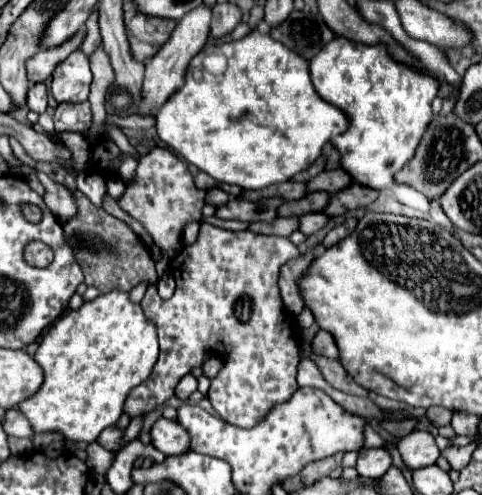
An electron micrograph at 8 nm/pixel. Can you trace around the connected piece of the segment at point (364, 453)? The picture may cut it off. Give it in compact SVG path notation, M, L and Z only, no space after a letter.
M362 449L358 453L356 461L356 471L362 477L372 477L380 479L392 465L392 457L388 455L386 449Z

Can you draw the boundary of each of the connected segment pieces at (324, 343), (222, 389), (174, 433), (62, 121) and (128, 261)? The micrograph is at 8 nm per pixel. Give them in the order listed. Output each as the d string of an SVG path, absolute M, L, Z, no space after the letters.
M318 331L316 333L316 337L312 339L312 349L314 349L316 355L324 355L324 357L332 357L332 359L338 357L336 341L328 331Z
M202 223L196 243L184 247L168 263L168 269L176 279L174 295L170 299L160 299L156 285L152 284L142 299L146 317L158 327L160 357L148 381L130 391L124 413L134 419L154 411L158 405L164 405L174 395L174 389L184 373L190 373L194 367L202 367L212 355L218 355L224 361L220 373L212 379L208 399L224 421L248 429L256 425L274 403L288 401L290 395L298 389L296 367L300 363L300 337L294 333L294 319L286 315L286 307L282 305L278 277L280 267L286 261L298 257L300 251L288 237L260 235L250 231L226 231L210 223Z
M160 417L152 425L150 437L152 437L152 445L164 455L182 455L188 451L188 445L190 445L190 439L184 427L164 417Z
M78 103L78 105L58 105L56 107L56 115L54 115L54 123L56 123L56 131L64 133L64 131L76 131L76 133L84 133L88 131L92 121L92 113L90 113L90 103Z
M70 191L78 213L62 223L66 243L70 245L82 273L86 277L88 287L98 287L100 293L108 293L112 289L130 291L140 281L156 283L156 269L150 255L148 245L130 229L128 223L108 215L102 207L96 207L82 191Z

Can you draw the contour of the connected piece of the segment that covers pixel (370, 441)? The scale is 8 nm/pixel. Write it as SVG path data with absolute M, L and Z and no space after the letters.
M366 423L366 429L364 429L364 447L382 447L384 445L384 439L372 429L370 423Z

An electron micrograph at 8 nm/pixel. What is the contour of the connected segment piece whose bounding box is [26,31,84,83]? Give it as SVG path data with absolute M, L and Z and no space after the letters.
M78 31L70 41L64 41L62 45L58 45L58 49L40 49L34 57L30 57L30 61L26 61L26 71L28 71L28 81L38 83L38 81L46 81L54 67L64 61L72 51L76 51L84 41L84 33Z

